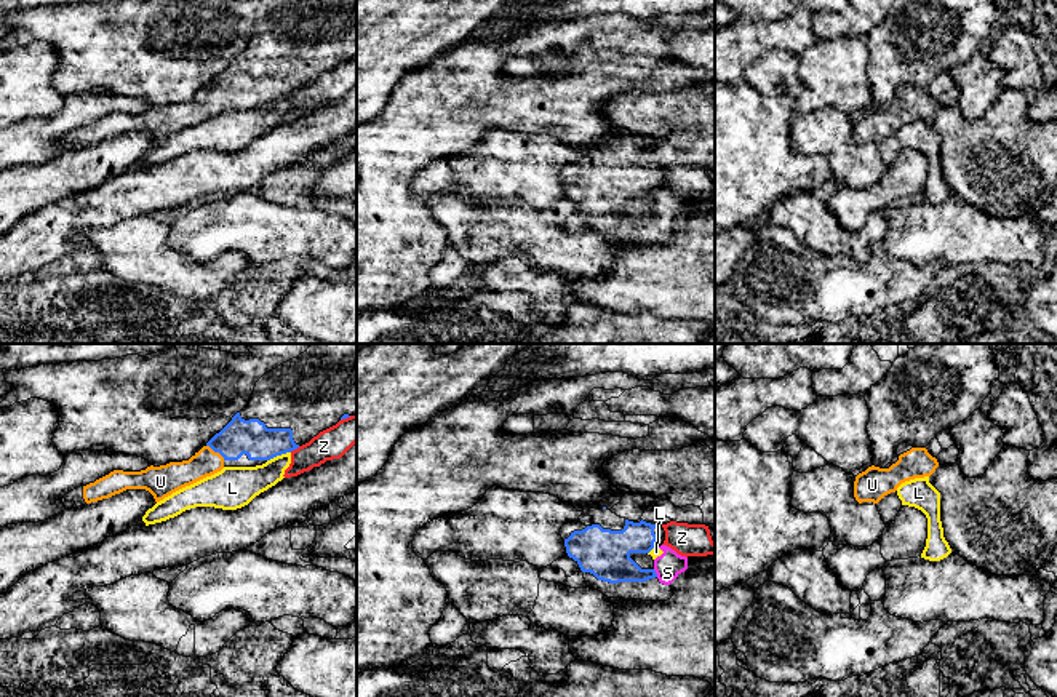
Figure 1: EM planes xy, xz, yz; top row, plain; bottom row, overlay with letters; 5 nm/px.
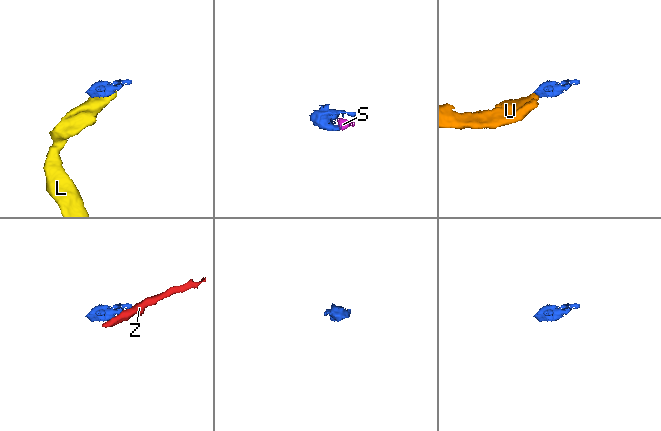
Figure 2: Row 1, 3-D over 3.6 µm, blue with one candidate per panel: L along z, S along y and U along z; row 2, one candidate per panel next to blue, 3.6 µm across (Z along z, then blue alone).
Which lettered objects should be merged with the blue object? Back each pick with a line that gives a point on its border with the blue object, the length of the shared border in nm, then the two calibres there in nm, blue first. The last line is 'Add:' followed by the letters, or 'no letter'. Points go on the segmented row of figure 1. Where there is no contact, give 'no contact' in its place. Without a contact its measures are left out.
U: meets blue in xy at (216, 451); contact 120 nm long; 180 nm thick on the blue side, 140 nm on the other
Add: U

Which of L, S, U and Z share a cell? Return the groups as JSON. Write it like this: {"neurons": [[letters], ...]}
{"neurons": [["L", "S"], ["U"], ["Z"]]}

